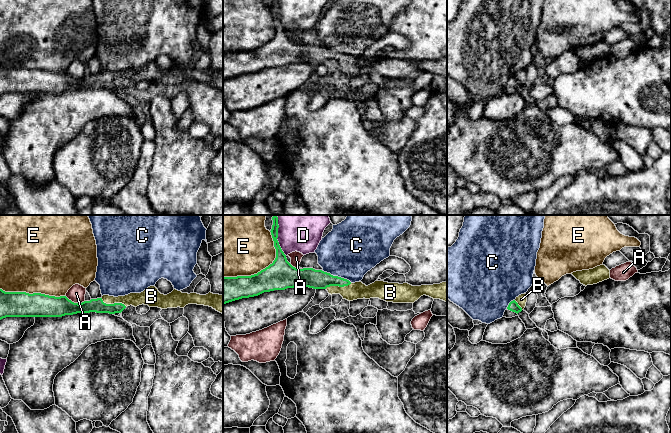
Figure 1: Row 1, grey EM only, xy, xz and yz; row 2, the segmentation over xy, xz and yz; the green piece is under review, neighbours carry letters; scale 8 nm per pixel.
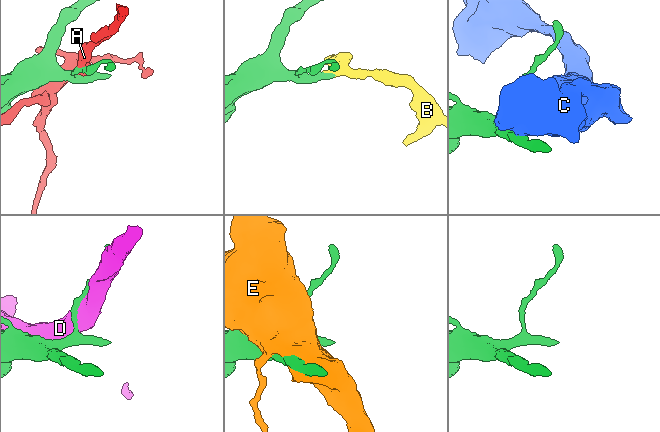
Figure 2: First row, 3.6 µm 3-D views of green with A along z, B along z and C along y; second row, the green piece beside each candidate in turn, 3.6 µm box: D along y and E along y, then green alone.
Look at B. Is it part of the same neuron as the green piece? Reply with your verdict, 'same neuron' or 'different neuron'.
same neuron

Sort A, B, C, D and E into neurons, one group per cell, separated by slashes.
A / B / C / D / E

